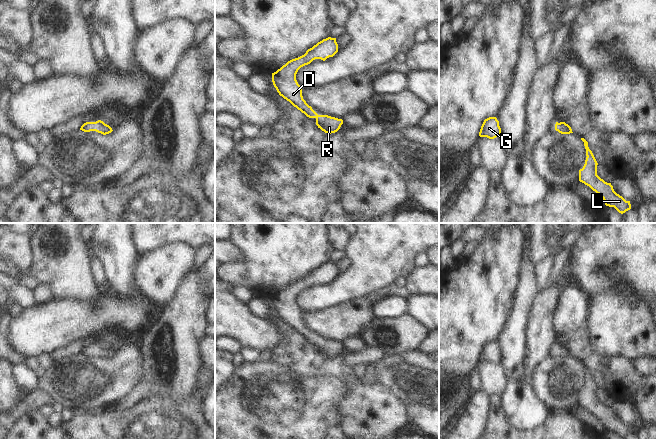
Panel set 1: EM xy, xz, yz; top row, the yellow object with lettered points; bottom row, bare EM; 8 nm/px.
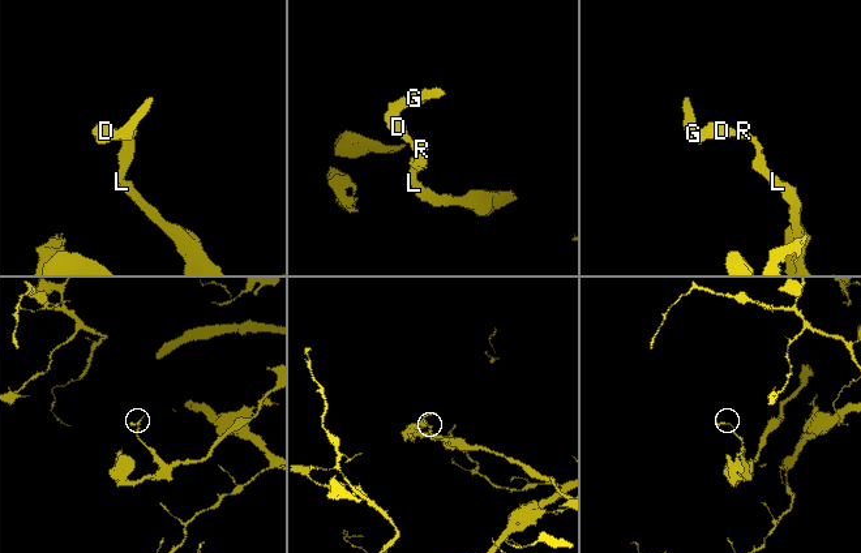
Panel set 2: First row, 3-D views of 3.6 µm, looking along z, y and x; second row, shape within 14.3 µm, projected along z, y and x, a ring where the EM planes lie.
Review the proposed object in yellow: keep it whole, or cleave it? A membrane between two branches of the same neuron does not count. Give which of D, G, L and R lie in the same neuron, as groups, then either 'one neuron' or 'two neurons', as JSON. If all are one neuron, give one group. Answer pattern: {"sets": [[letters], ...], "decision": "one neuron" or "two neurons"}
{"sets": [["D", "G", "L", "R"]], "decision": "one neuron"}

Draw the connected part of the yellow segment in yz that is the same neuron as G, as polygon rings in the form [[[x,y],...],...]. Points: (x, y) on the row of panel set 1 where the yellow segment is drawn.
[[[489,117],[484,120],[479,136],[487,137],[489,139],[494,139],[501,135],[501,128],[499,126],[499,121],[496,117]]]

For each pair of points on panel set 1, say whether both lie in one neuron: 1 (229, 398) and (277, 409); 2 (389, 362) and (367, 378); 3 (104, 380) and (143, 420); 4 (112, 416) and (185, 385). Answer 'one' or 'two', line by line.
1: one
2: one
3: two
4: two

